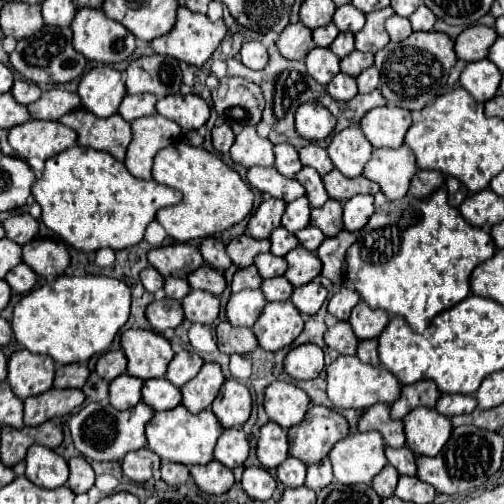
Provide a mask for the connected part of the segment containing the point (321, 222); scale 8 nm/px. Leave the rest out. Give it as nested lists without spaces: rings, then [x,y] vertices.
[[[328,199],[322,207],[312,209],[310,225],[318,227],[326,237],[338,235],[344,229],[342,227],[342,203]]]

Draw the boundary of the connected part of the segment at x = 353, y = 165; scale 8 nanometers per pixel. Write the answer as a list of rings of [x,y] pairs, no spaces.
[[[348,127],[336,133],[328,145],[328,155],[334,167],[346,177],[358,177],[364,165],[370,161],[372,145],[364,137],[360,127]]]

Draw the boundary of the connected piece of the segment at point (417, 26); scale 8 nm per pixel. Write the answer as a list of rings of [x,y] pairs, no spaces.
[[[420,5],[410,15],[410,23],[412,23],[412,29],[414,31],[430,31],[432,25],[434,25],[434,21],[436,21],[436,17],[434,17],[434,13],[426,5]]]

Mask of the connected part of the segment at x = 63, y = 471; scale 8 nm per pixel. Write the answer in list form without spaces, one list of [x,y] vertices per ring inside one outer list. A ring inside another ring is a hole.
[[[34,445],[26,455],[26,477],[44,489],[56,489],[68,481],[68,463],[52,449]]]

